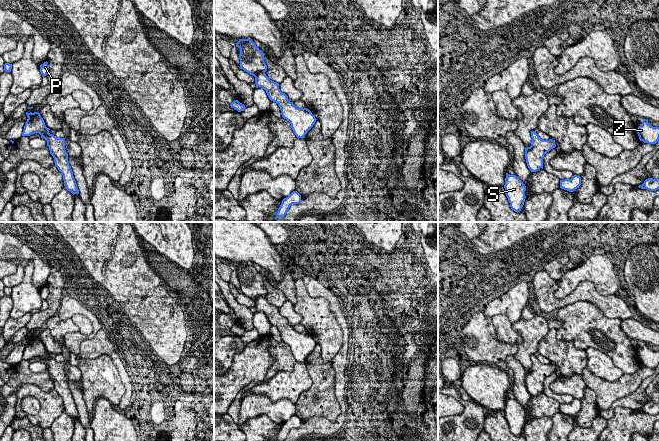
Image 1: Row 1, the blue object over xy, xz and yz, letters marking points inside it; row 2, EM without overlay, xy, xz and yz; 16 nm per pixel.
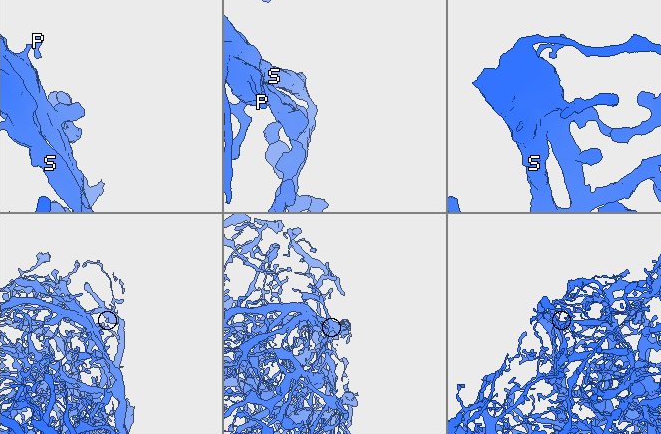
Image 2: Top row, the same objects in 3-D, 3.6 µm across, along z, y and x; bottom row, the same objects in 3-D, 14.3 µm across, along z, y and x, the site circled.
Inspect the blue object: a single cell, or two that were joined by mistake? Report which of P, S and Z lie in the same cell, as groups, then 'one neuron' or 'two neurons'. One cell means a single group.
P S Z; one neuron

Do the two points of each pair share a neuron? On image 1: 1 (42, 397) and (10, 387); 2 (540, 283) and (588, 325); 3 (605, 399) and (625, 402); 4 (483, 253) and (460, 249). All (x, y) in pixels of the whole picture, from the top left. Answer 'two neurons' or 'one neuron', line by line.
1: two neurons
2: two neurons
3: two neurons
4: two neurons

